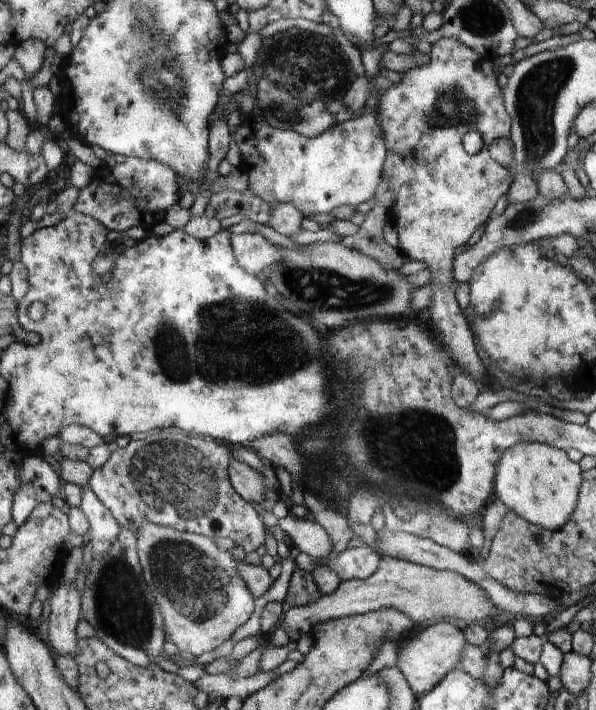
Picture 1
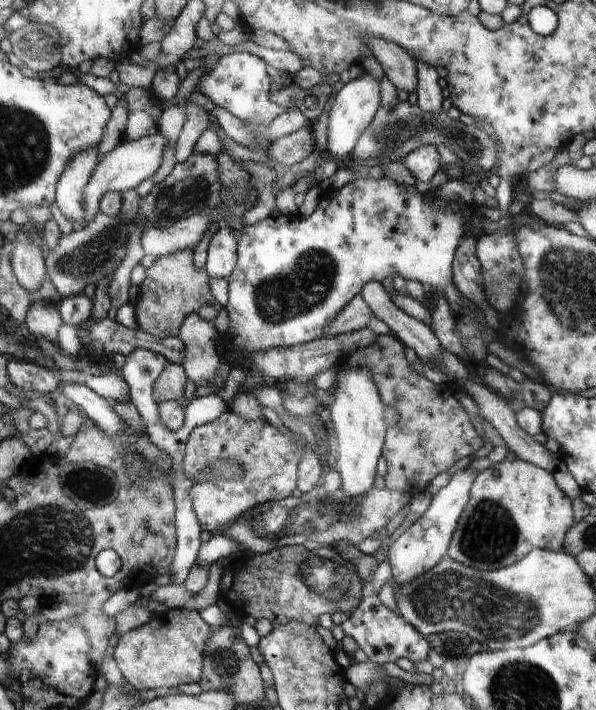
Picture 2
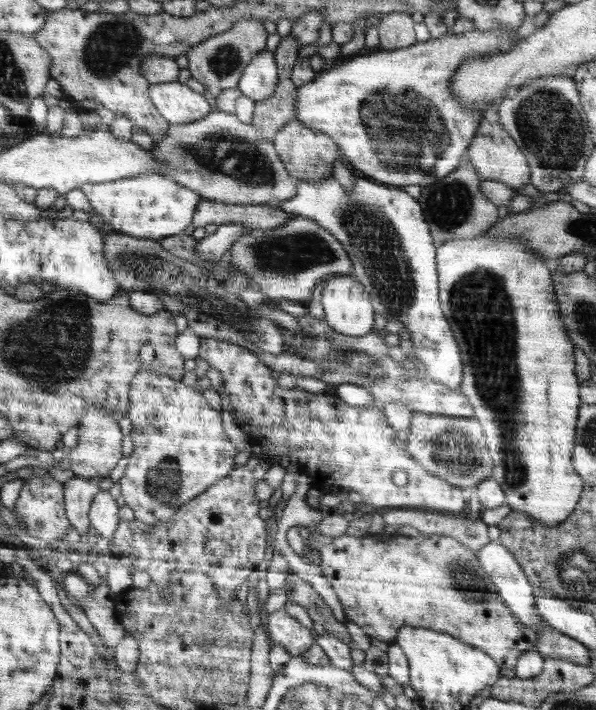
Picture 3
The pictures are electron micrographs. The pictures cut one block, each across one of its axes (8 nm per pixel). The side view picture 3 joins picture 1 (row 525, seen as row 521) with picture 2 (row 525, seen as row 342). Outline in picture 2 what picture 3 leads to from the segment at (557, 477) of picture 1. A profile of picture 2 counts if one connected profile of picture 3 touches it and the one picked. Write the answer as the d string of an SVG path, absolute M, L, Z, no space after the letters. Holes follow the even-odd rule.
M522 459L504 460L477 474L469 503L459 520L447 554L456 562L478 570L498 570L522 560L535 548L560 552L560 546L573 525L570 497L559 487L552 473Z

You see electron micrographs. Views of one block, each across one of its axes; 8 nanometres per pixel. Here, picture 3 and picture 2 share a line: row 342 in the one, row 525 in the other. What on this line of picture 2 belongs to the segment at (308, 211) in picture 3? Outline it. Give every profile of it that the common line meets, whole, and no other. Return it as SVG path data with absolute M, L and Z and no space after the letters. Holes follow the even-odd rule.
M469 466L454 472L449 483L432 497L430 506L424 515L401 534L396 541L389 543L388 558L398 587L418 579L420 575L424 575L432 567L440 564L440 560L446 556L459 520L469 503L471 489L477 474L476 471L469 469Z

